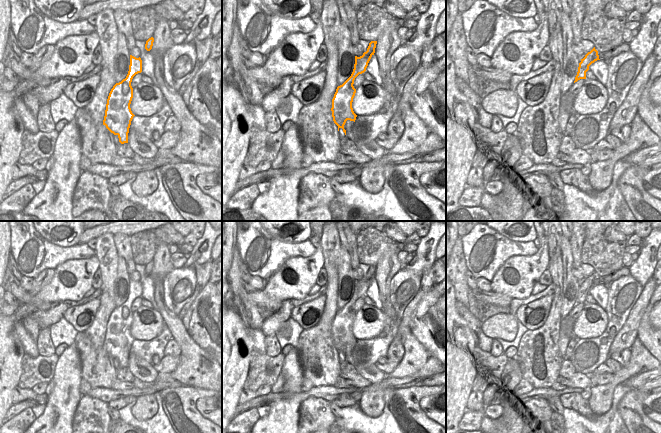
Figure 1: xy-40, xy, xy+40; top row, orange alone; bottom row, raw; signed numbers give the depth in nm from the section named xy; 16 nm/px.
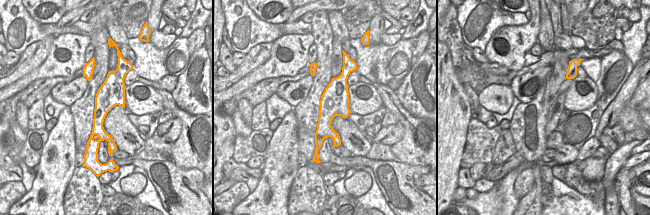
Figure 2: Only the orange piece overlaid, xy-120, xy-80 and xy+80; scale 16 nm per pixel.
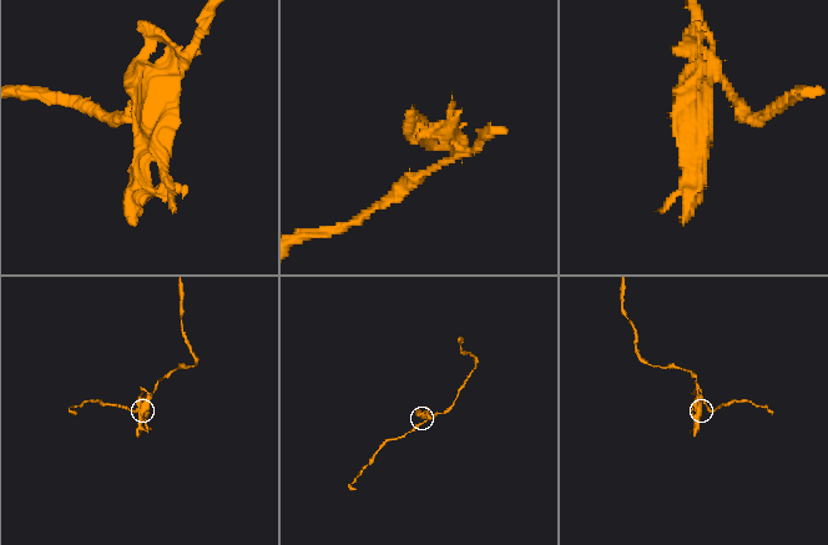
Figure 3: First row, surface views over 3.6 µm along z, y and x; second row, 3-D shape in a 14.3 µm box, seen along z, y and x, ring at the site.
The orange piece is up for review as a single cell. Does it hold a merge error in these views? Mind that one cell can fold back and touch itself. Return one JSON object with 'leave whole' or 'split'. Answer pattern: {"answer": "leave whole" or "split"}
{"answer": "split"}

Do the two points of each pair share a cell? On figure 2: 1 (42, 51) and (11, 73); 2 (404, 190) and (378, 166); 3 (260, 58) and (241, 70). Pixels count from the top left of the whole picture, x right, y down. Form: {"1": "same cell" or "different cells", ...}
{"1": "same cell", "2": "same cell", "3": "same cell"}

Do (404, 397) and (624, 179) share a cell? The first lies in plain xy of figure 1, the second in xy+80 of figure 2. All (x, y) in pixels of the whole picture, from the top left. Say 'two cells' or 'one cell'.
one cell

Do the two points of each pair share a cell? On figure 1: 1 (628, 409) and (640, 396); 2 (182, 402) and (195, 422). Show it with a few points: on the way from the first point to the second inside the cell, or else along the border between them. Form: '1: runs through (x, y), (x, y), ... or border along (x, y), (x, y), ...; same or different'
1: runs through (631, 406), (637, 399); same
2: runs through (182, 407), (190, 417); same

